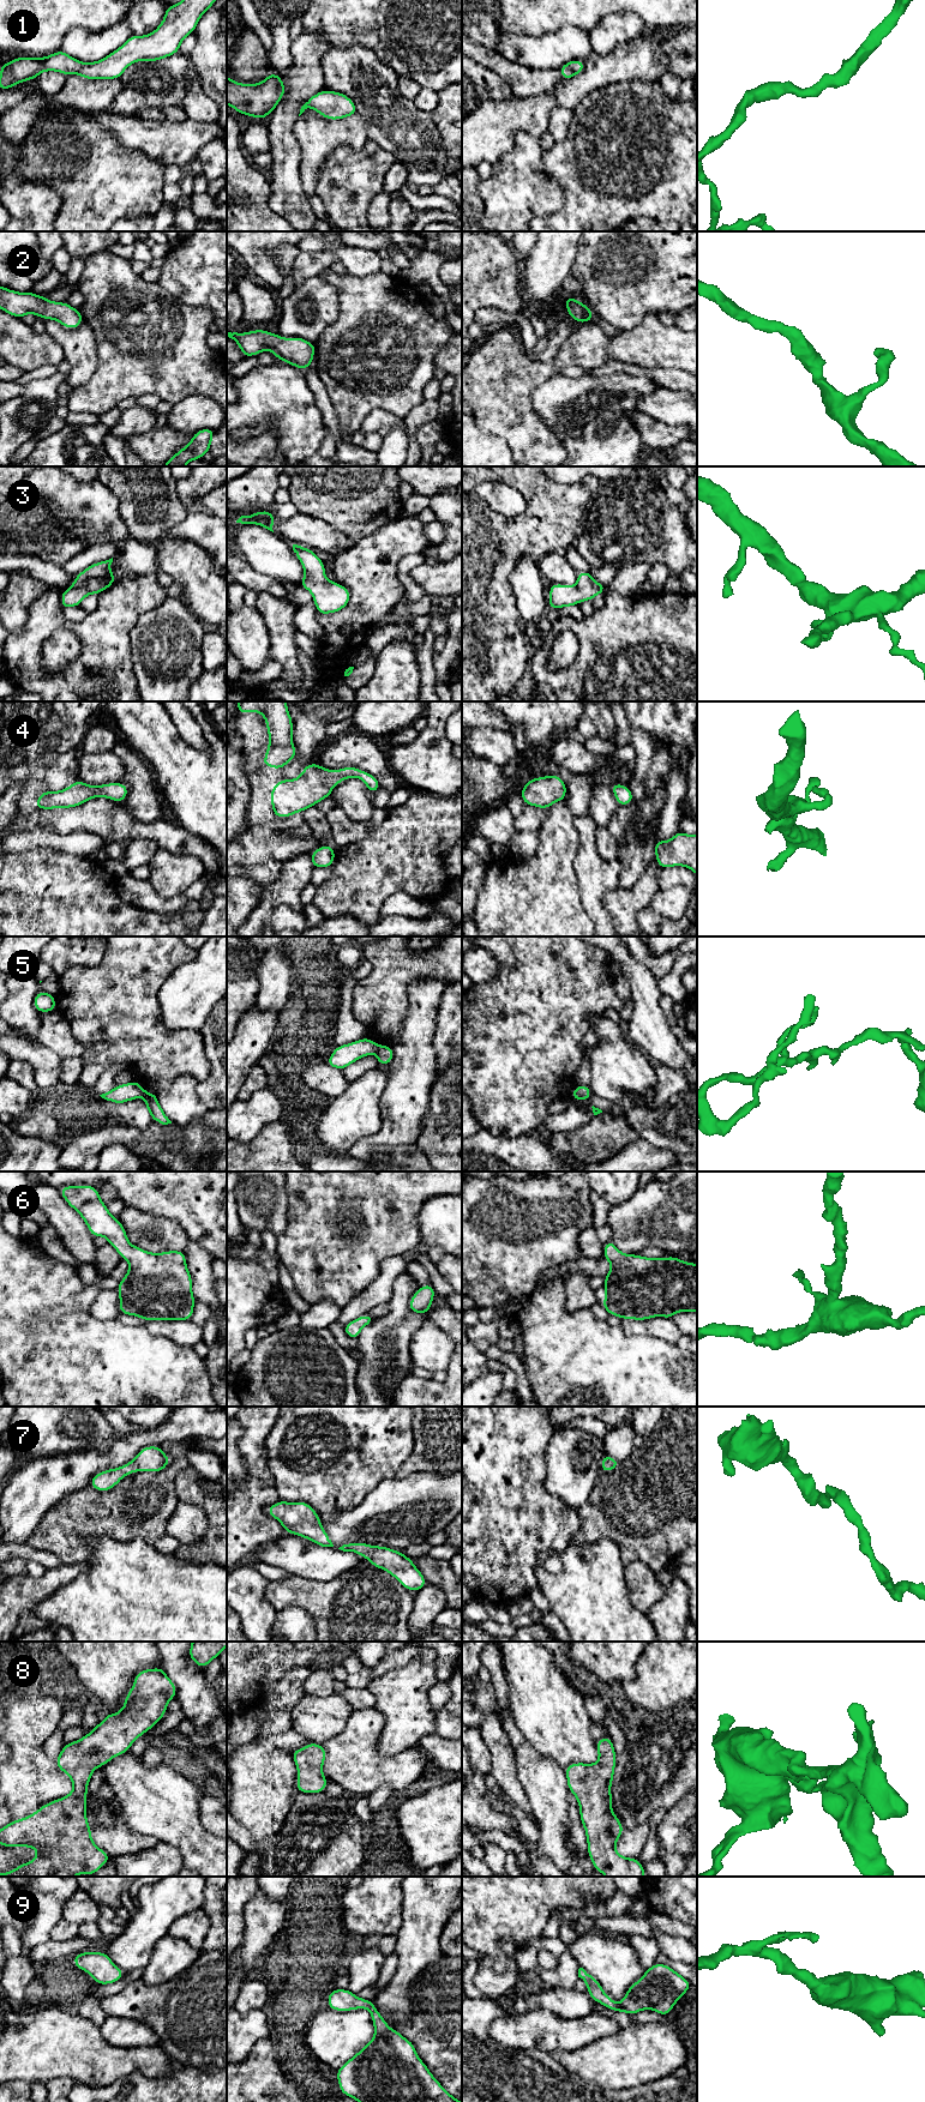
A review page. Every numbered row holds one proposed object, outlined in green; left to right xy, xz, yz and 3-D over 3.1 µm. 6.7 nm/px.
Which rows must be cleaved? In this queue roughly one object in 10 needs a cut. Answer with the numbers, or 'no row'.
5

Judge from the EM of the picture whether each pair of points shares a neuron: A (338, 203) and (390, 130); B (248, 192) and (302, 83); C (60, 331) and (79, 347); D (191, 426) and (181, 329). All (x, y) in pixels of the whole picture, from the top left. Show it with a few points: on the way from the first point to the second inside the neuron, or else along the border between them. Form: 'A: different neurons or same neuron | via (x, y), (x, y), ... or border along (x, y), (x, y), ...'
A: different neurons | border along (368, 138), (388, 150), (396, 161)
B: different neurons | border along (270, 181), (269, 209)
C: same neuron | via (65, 336), (74, 342)
D: different neurons | border along (214, 398), (188, 395), (173, 405)

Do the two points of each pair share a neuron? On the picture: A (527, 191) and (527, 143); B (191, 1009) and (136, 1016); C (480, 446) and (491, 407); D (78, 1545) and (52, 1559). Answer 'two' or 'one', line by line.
A: one
B: two
C: two
D: two

